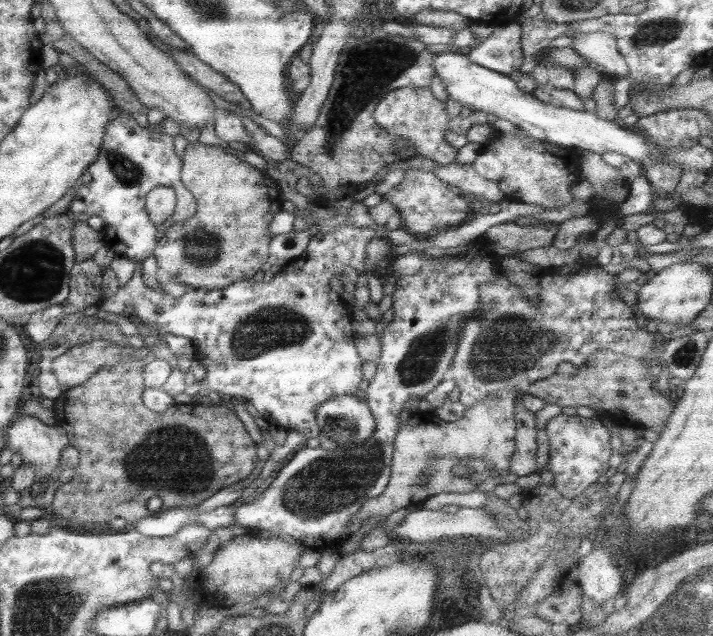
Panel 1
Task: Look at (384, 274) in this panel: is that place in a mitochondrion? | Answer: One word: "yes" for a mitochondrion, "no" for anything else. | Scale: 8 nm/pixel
no

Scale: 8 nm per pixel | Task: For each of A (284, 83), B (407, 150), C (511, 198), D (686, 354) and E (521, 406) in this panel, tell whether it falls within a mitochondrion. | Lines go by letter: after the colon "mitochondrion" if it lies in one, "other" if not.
A: other
B: mitochondrion
C: other
D: mitochondrion
E: other

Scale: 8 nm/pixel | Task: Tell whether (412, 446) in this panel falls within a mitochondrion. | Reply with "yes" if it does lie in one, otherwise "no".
no

